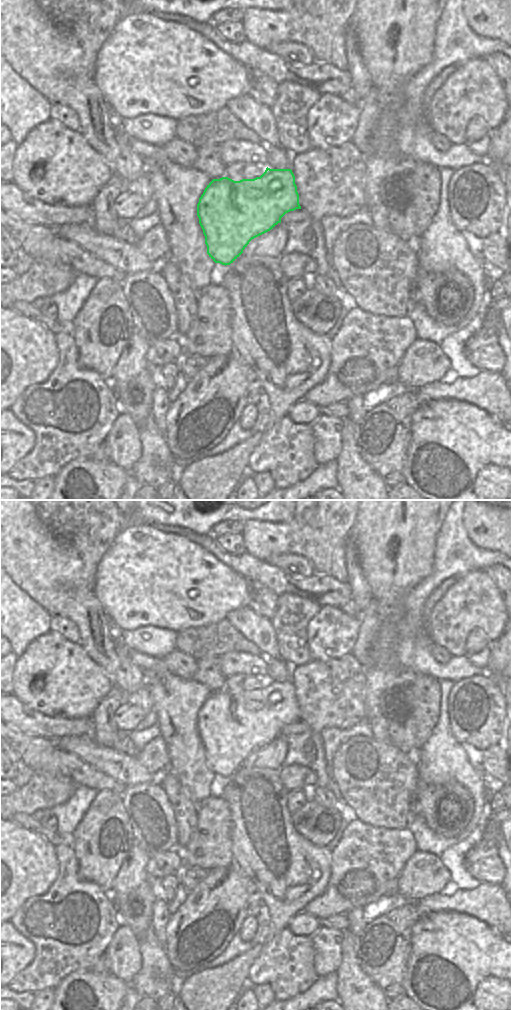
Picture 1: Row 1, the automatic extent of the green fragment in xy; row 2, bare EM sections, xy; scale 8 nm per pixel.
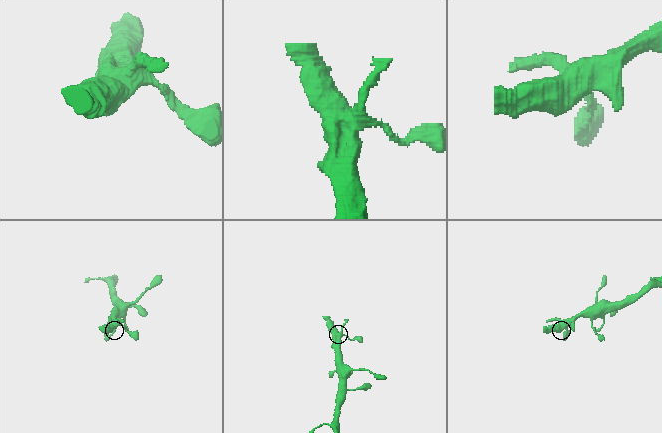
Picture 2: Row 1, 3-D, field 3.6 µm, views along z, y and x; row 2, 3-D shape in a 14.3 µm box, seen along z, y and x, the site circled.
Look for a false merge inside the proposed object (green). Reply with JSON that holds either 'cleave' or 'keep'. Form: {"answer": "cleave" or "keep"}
{"answer": "keep"}

